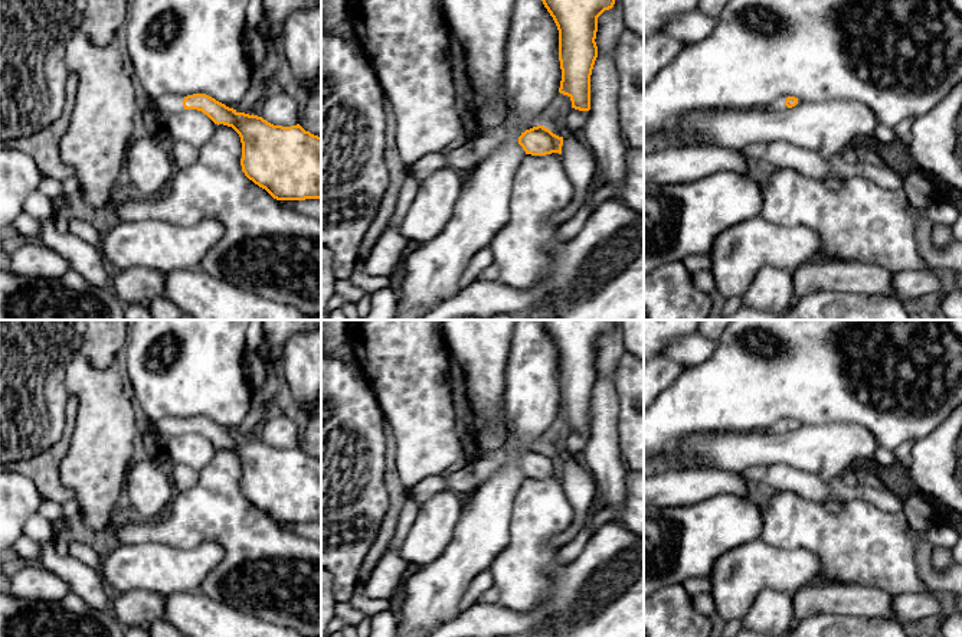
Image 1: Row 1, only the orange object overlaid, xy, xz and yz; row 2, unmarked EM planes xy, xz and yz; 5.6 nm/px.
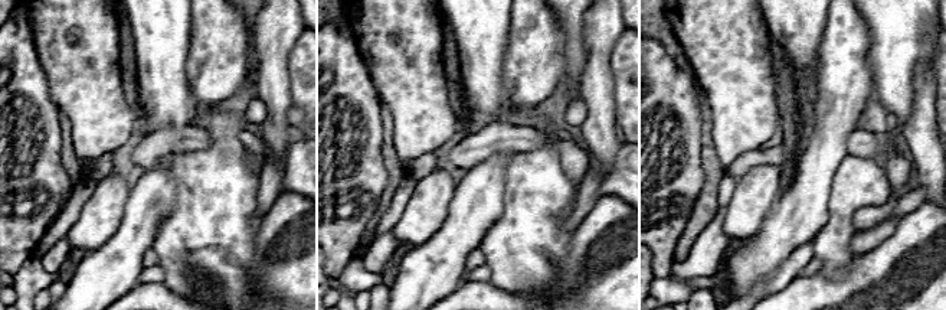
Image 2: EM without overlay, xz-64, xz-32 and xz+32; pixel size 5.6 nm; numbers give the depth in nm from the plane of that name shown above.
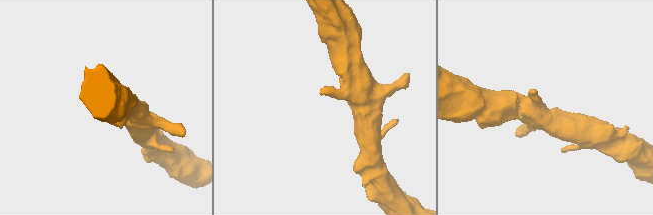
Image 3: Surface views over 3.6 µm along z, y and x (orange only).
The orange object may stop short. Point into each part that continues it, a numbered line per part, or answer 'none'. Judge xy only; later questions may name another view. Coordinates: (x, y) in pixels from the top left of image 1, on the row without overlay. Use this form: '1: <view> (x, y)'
1: xy (169, 427)

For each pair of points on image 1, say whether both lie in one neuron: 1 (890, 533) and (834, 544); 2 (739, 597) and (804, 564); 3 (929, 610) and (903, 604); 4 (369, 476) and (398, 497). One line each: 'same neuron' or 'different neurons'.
1: same neuron
2: same neuron
3: same neuron
4: different neurons

